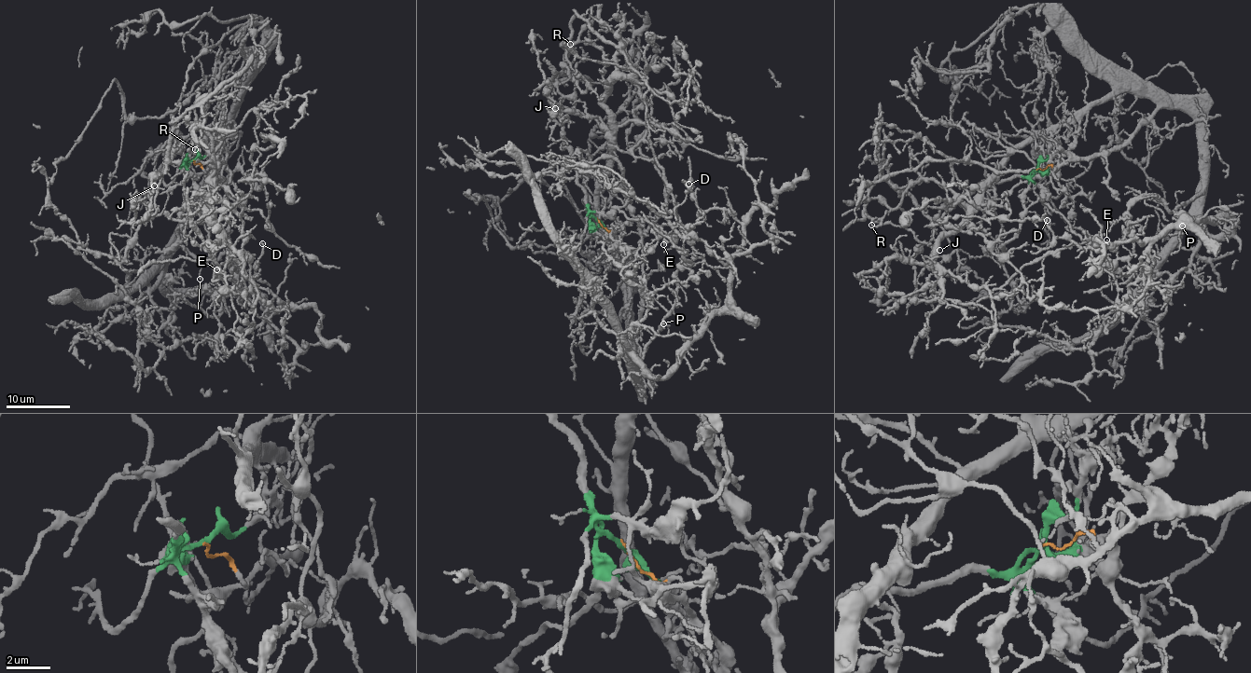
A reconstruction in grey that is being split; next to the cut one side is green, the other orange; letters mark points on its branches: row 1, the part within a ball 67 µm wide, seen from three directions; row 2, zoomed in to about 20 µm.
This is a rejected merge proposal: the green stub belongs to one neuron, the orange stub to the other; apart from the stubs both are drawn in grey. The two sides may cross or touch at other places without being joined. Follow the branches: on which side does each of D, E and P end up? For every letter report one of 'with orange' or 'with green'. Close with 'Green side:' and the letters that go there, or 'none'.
D: with orange
E: with green
P: with orange
Green side: E

